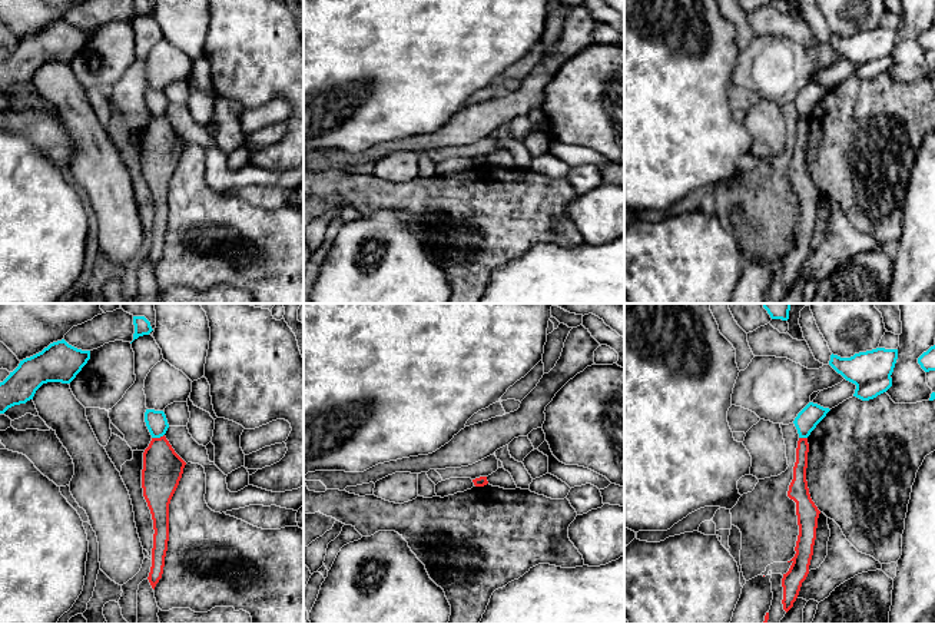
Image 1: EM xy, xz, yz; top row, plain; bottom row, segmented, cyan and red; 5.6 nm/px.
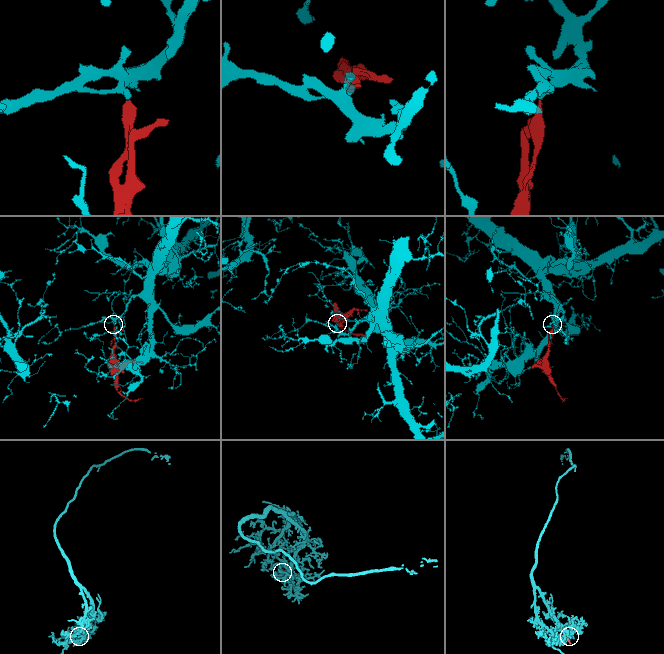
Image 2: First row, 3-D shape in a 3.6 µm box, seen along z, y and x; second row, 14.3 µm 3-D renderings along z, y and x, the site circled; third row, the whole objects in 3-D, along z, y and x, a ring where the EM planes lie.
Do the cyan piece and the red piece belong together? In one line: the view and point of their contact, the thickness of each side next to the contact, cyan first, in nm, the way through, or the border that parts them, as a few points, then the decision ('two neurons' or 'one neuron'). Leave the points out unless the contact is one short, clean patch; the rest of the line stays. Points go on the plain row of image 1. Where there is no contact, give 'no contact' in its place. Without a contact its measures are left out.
xy (158, 116) | 120/220 nm | along xy (163, 113), (152, 118) | two neurons

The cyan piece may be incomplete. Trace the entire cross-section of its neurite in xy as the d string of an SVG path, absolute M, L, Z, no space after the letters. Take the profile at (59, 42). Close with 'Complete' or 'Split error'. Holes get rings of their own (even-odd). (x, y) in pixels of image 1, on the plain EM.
M62 19L20 40L19 46L0 62L0 93L33 79L43 63L70 63L89 39L90 30L77 29Z. Complete

